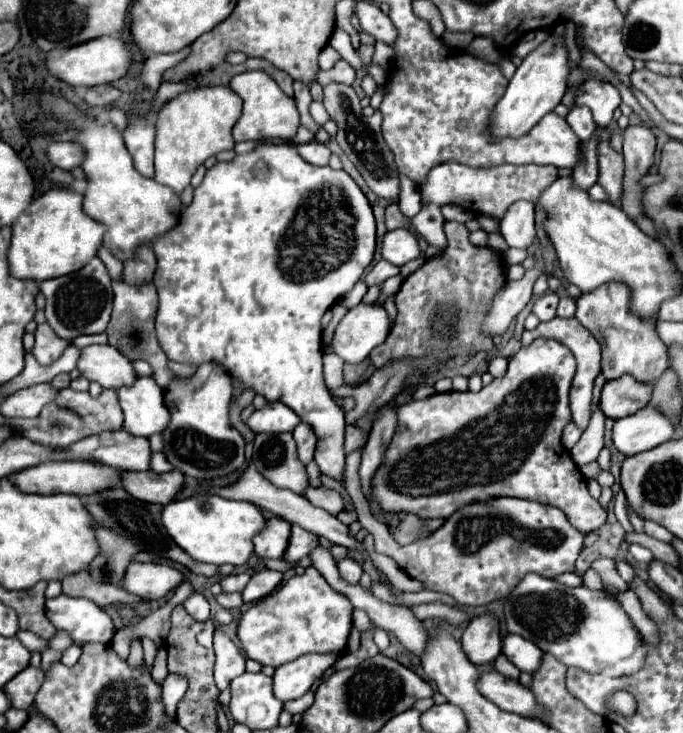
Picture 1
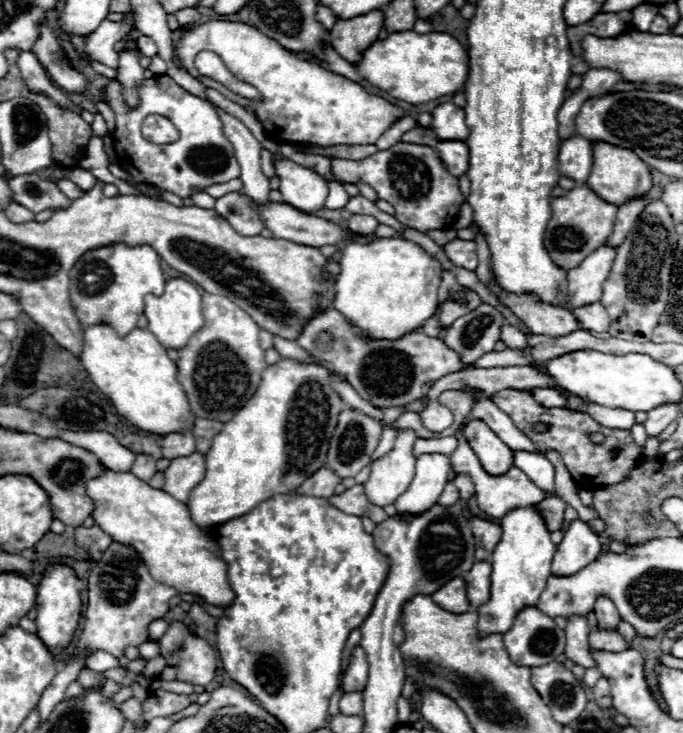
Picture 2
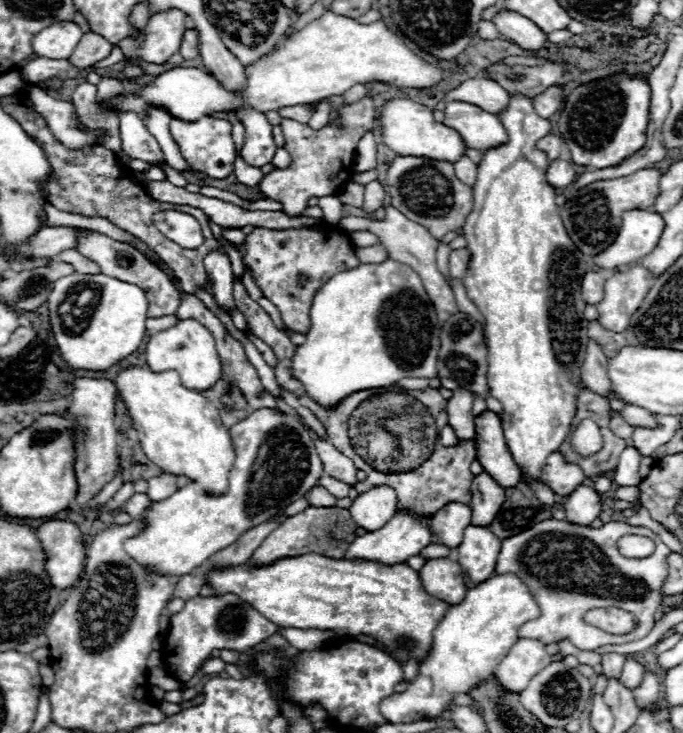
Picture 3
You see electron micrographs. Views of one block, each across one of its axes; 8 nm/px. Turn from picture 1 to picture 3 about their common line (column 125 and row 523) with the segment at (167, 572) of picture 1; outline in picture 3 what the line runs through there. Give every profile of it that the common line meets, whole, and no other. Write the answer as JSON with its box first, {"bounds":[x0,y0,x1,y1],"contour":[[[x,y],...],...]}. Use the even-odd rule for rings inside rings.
{"bounds":[564,484,602,526],"contour":[[[580,484],[578,490],[574,490],[568,496],[568,500],[564,504],[564,510],[566,510],[568,522],[588,526],[602,512],[602,498],[594,488]]]}

